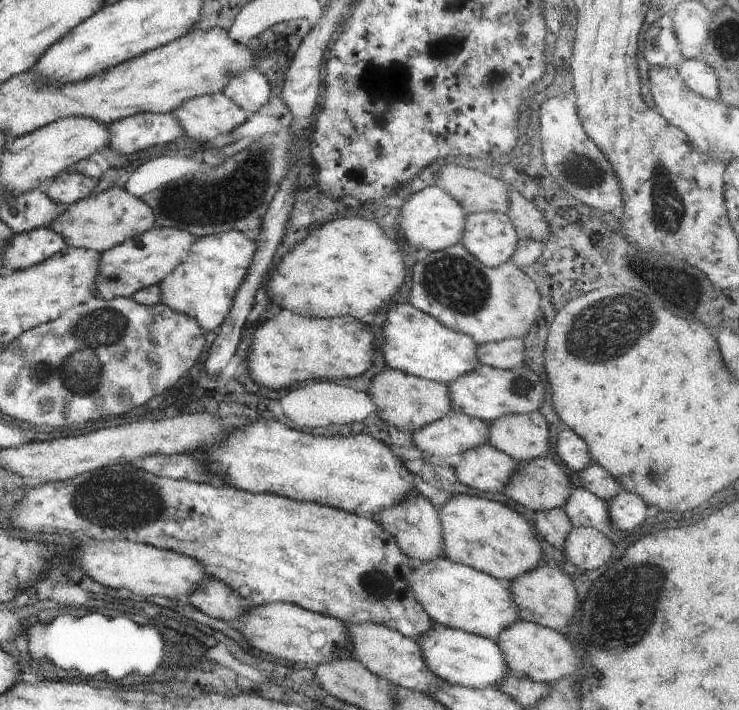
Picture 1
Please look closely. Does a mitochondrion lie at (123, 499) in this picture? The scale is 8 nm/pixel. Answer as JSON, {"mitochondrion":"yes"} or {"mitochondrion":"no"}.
{"mitochondrion":"yes"}

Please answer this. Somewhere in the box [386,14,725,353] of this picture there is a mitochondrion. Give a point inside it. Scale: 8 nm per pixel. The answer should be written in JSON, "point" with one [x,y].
{"point":[453,282]}

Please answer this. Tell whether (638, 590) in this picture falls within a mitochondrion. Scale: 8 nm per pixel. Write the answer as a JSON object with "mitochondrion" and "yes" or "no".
{"mitochondrion":"yes"}

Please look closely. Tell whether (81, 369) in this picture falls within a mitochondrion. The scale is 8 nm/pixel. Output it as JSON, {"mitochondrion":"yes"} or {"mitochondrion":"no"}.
{"mitochondrion":"yes"}

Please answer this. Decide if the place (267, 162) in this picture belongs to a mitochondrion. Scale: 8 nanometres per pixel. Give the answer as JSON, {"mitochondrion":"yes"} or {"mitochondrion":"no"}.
{"mitochondrion":"yes"}

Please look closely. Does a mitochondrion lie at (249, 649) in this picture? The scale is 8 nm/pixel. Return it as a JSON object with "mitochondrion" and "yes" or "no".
{"mitochondrion":"no"}

